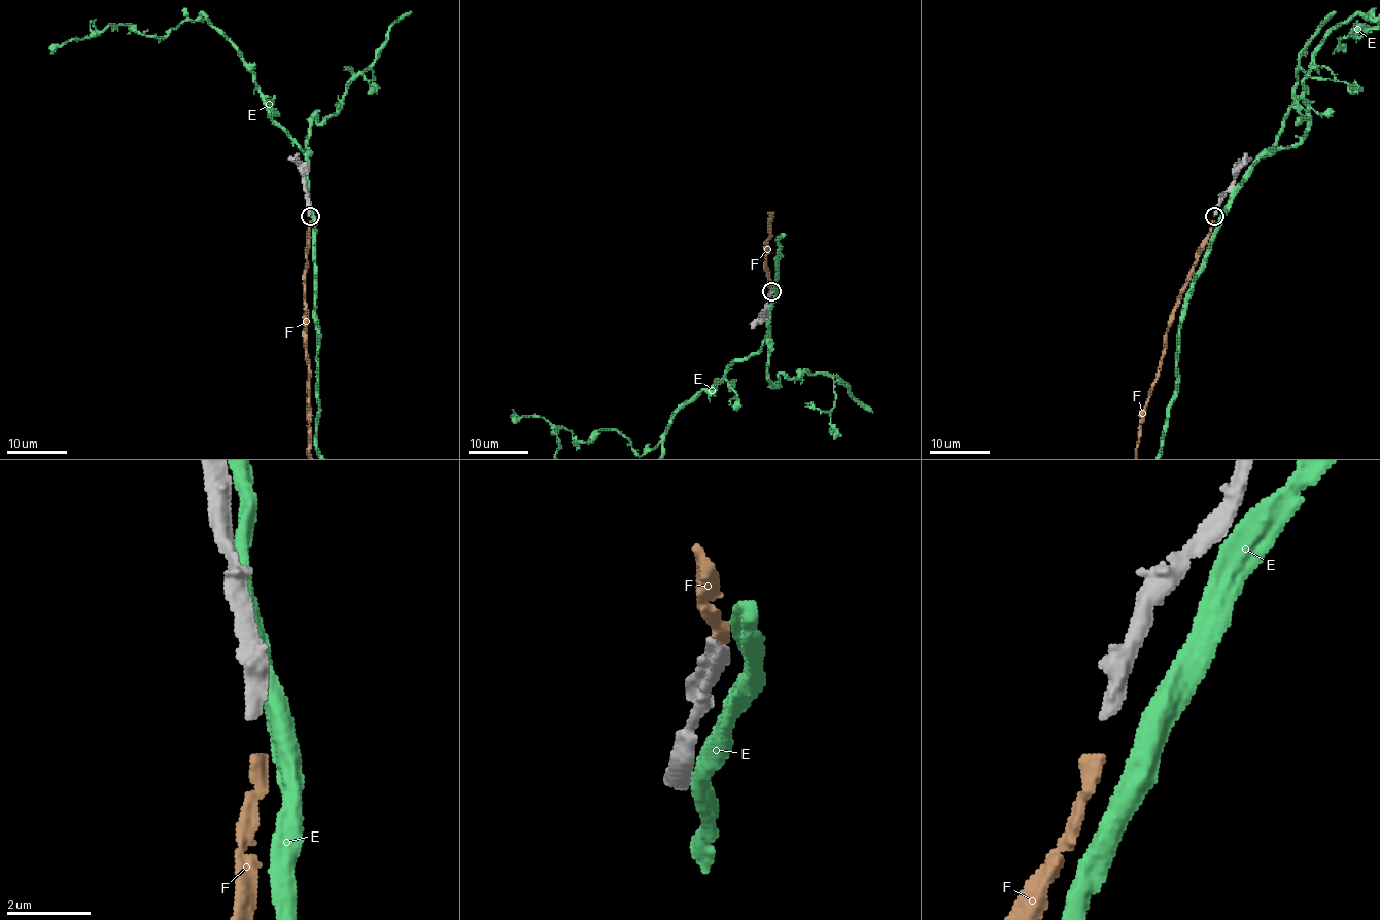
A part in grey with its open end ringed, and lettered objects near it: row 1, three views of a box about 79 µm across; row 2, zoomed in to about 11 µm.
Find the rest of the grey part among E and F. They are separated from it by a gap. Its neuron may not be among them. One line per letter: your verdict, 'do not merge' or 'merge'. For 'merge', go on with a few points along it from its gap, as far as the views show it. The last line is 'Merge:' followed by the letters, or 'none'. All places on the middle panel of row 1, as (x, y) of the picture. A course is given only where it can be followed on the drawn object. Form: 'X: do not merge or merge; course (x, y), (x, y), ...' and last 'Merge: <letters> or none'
E: do not merge
F: merge
Merge: F

